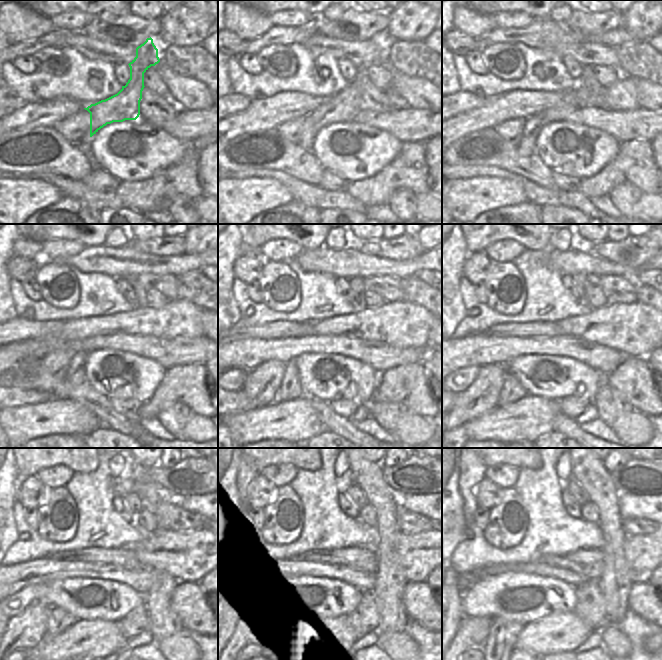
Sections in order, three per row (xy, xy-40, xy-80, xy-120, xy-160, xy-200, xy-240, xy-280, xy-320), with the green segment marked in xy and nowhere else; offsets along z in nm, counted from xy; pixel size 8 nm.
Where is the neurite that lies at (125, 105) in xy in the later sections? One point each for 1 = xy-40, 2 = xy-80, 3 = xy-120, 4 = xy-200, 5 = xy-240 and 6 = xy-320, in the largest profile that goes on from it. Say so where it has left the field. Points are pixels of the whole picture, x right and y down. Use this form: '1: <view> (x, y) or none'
1: xy-40 (344, 106)
2: xy-80 (576, 98)
3: xy-120 (75, 373)
4: xy-200 (512, 391)
5: xy-240 (59, 620)
6: xy-320 (501, 641)

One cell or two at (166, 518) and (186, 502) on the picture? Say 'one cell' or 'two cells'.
two cells

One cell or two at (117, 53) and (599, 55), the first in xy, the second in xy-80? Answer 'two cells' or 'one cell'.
one cell

